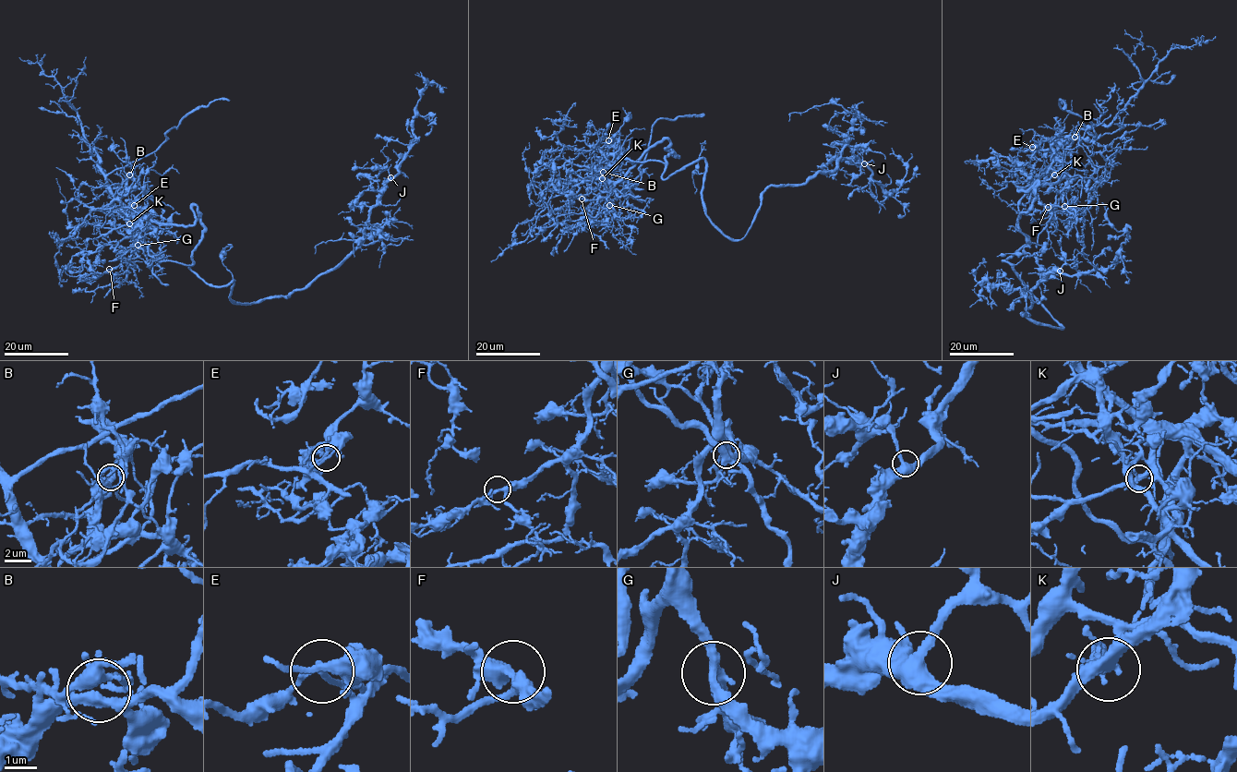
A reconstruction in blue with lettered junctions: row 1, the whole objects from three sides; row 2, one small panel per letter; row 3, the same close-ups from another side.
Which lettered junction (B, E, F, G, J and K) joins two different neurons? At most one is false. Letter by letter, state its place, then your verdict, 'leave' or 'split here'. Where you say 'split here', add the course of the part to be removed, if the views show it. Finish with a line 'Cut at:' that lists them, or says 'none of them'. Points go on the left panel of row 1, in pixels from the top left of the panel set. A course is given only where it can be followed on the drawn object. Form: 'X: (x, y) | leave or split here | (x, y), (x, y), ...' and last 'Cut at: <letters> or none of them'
B: (129, 174) | leave
E: (134, 205) | split here | (135, 205), (90, 210), (102, 209), (138, 188), (156, 200), (150, 196), (147, 199), (149, 187), (143, 183)
F: (109, 269) | leave
G: (138, 245) | leave
J: (390, 177) | leave
K: (129, 223) | leave
Cut at: E

